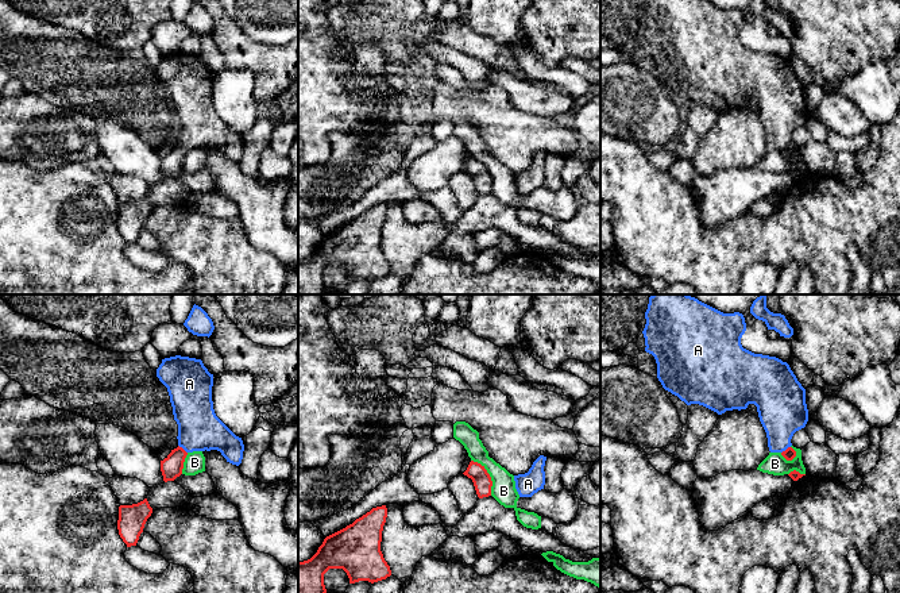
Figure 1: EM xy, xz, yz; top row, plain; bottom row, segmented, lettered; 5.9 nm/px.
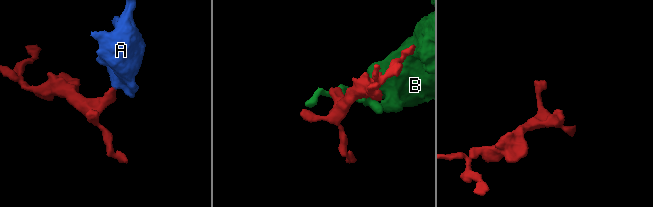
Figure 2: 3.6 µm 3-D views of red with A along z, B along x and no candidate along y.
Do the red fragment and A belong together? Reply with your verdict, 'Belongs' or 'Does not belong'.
Belongs

